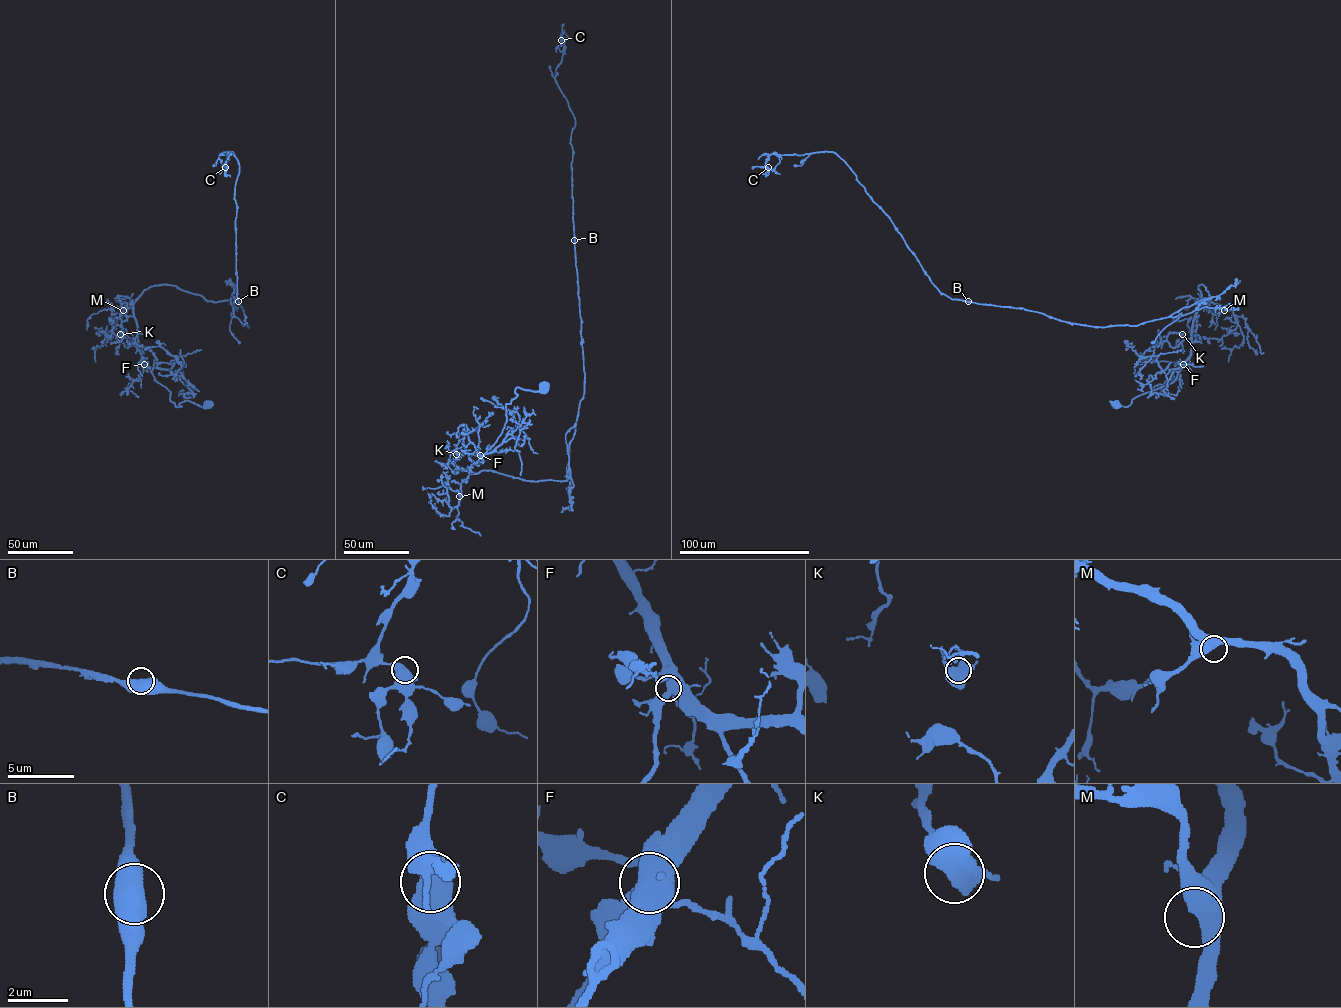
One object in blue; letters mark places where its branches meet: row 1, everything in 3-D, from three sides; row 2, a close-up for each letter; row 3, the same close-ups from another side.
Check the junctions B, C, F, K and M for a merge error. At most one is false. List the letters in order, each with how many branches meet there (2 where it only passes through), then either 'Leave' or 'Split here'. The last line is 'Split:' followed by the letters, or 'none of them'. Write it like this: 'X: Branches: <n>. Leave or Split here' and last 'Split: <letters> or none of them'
B: Branches: 2. Leave
C: Branches: 2. Leave
F: Branches: 2. Leave
K: Branches: 2. Leave
M: Branches: 2. Leave
Split: none of them

